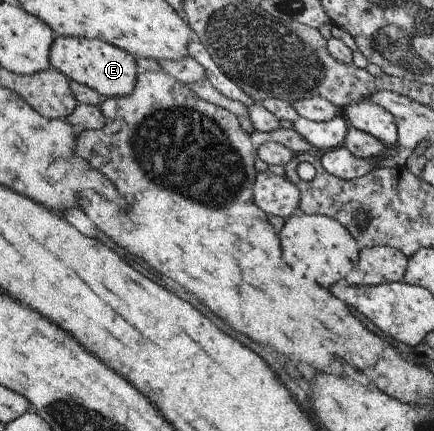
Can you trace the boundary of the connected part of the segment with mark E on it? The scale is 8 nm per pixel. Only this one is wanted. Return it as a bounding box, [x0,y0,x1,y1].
[50,37,136,97]

